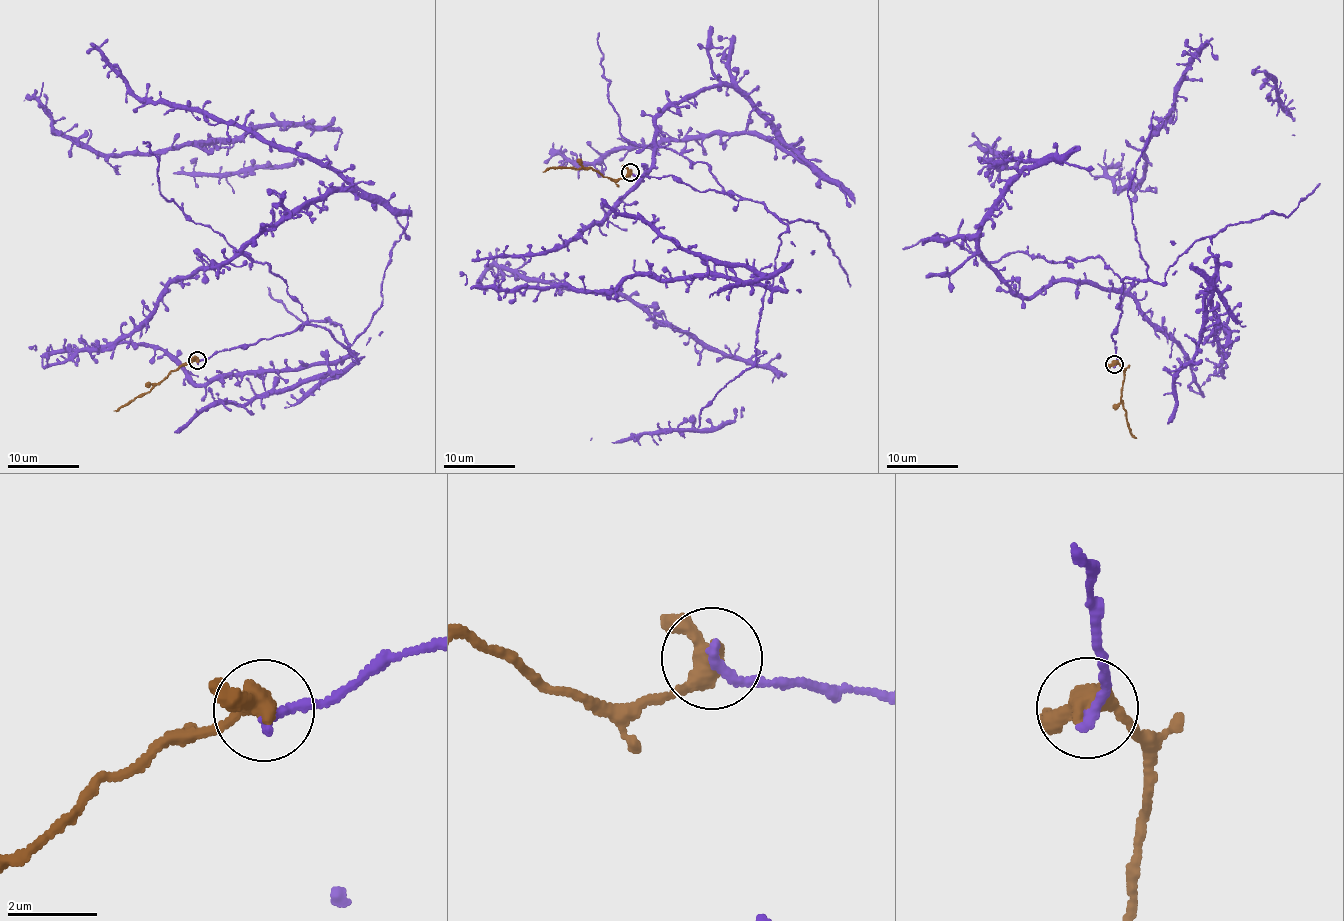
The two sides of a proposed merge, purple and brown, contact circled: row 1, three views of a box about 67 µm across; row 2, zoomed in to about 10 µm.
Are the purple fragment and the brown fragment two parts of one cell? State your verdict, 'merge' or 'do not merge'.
merge

